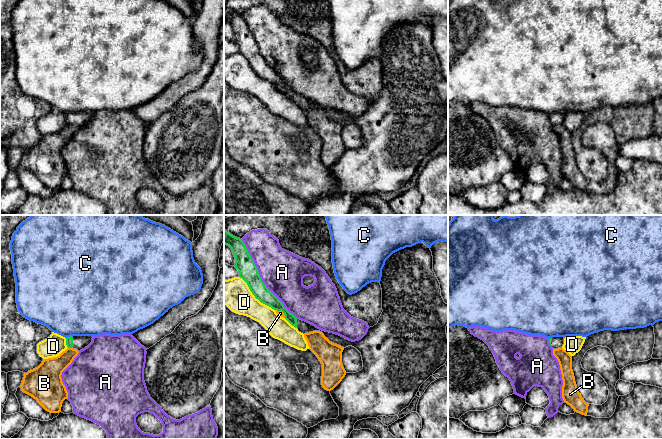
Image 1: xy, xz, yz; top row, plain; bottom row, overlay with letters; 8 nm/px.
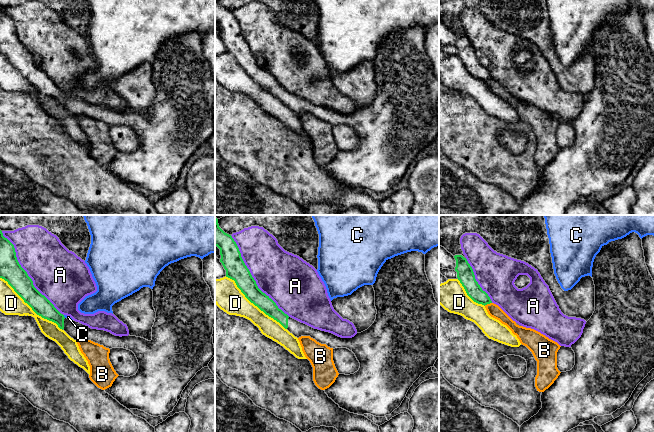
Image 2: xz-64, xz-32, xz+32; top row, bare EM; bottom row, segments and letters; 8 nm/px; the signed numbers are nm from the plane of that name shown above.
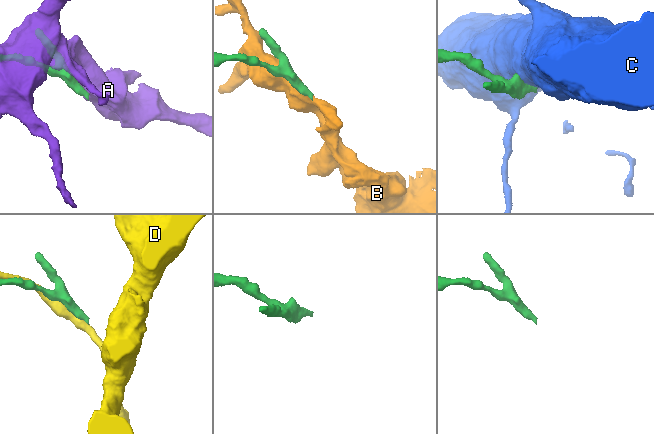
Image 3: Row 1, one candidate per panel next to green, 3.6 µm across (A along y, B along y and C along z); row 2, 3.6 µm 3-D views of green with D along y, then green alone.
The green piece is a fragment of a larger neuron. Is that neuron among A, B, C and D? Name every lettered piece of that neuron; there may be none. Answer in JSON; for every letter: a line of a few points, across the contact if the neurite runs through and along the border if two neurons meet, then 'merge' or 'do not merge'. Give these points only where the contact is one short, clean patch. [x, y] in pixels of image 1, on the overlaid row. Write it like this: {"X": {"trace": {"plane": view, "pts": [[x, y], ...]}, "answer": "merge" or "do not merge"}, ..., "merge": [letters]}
{"A": {"answer": "do not merge"}, "B": {"trace": {"plane": "xy", "pts": [[68, 347], [71, 348]]}, "answer": "do not merge"}, "C": {"answer": "do not merge"}, "D": {"answer": "do not merge"}, "merge": []}

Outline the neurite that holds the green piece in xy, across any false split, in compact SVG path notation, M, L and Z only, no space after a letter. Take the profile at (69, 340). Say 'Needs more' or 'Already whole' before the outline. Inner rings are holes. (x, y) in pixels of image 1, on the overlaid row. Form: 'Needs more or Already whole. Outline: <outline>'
Needs more. Outline: M70 336L66 338L66 345L80 351L92 342L92 338L92 336Z

